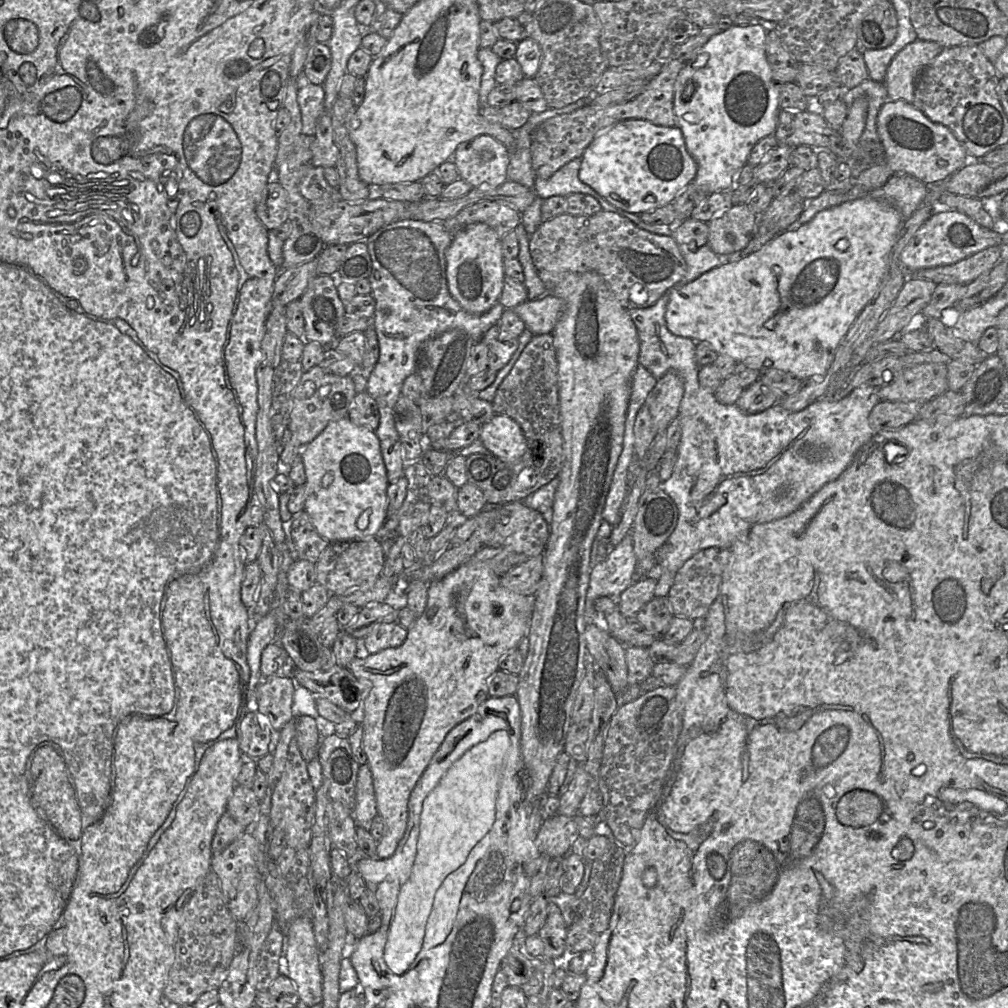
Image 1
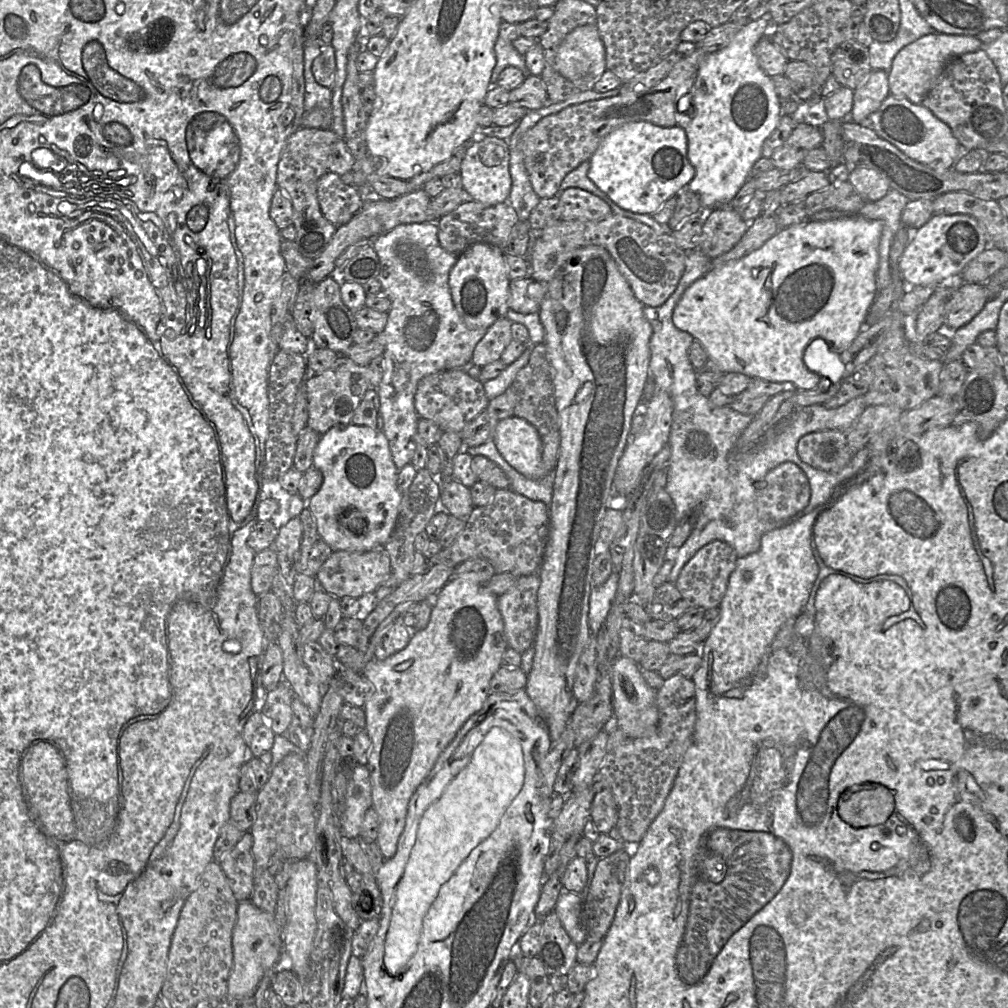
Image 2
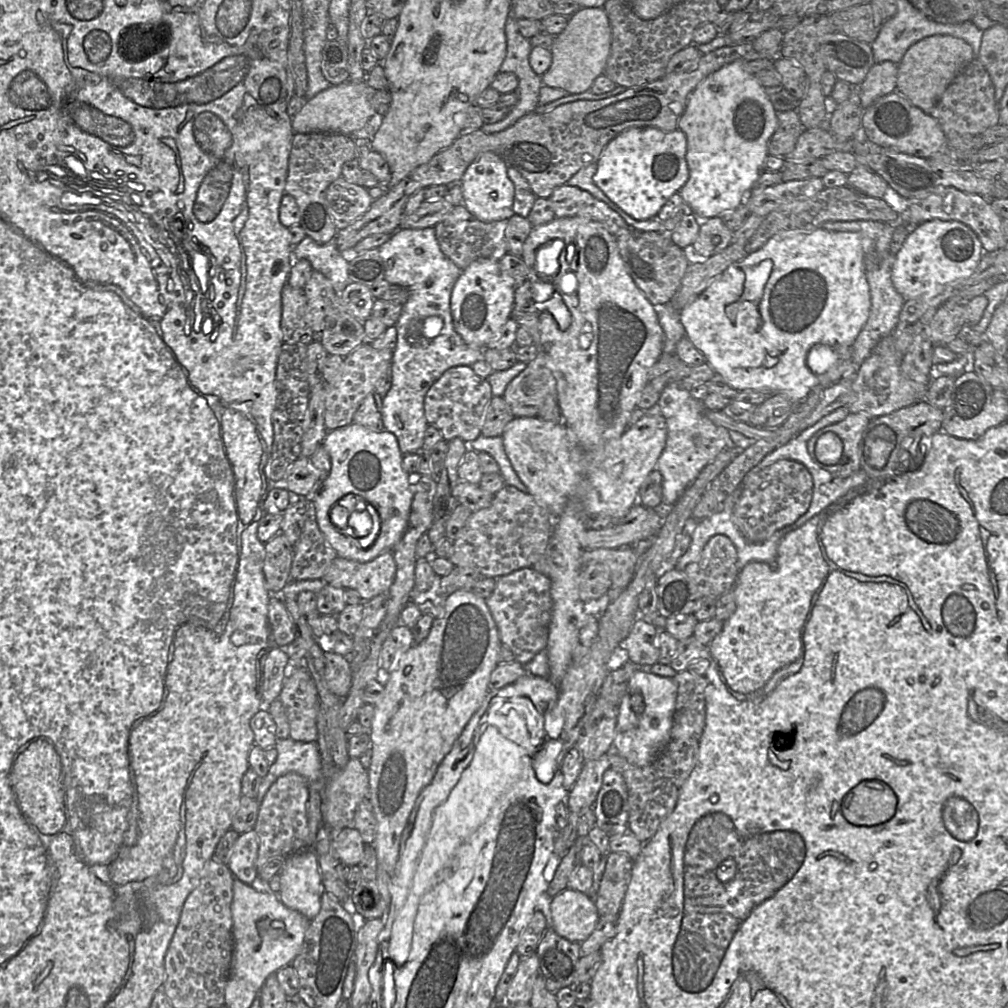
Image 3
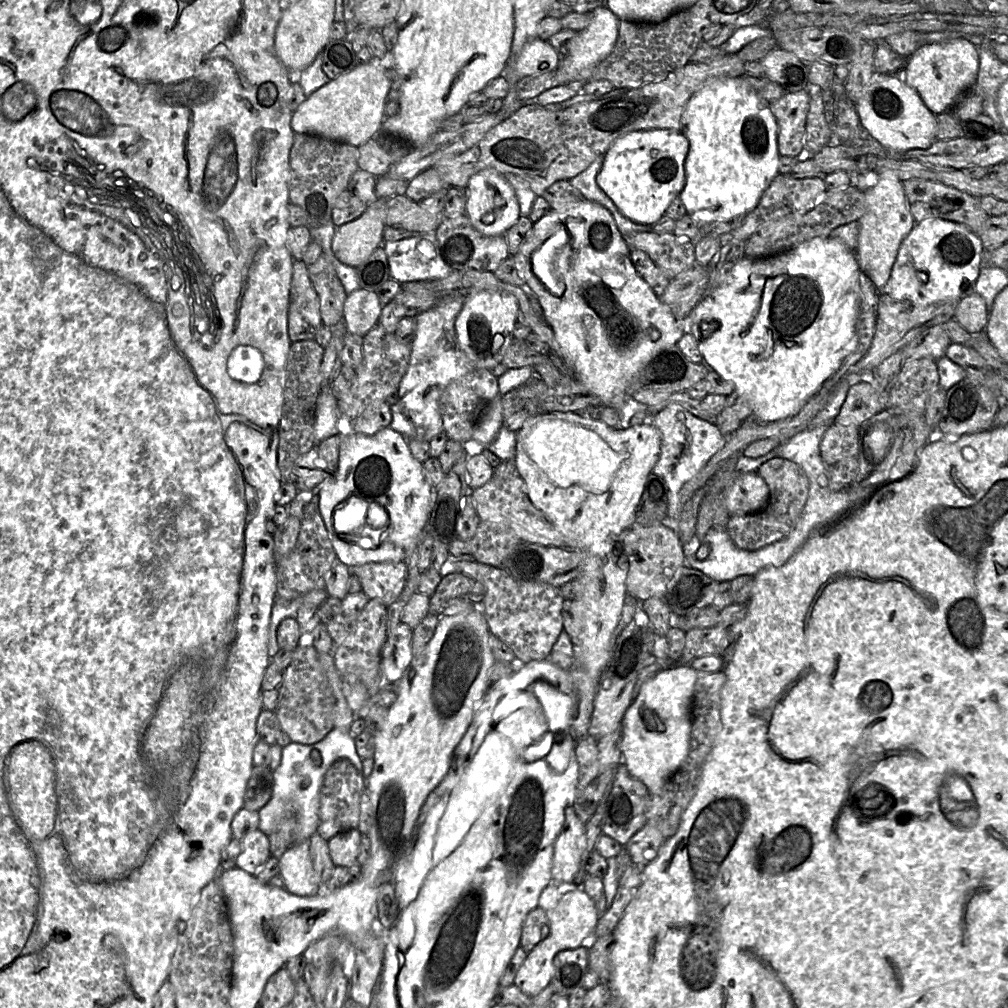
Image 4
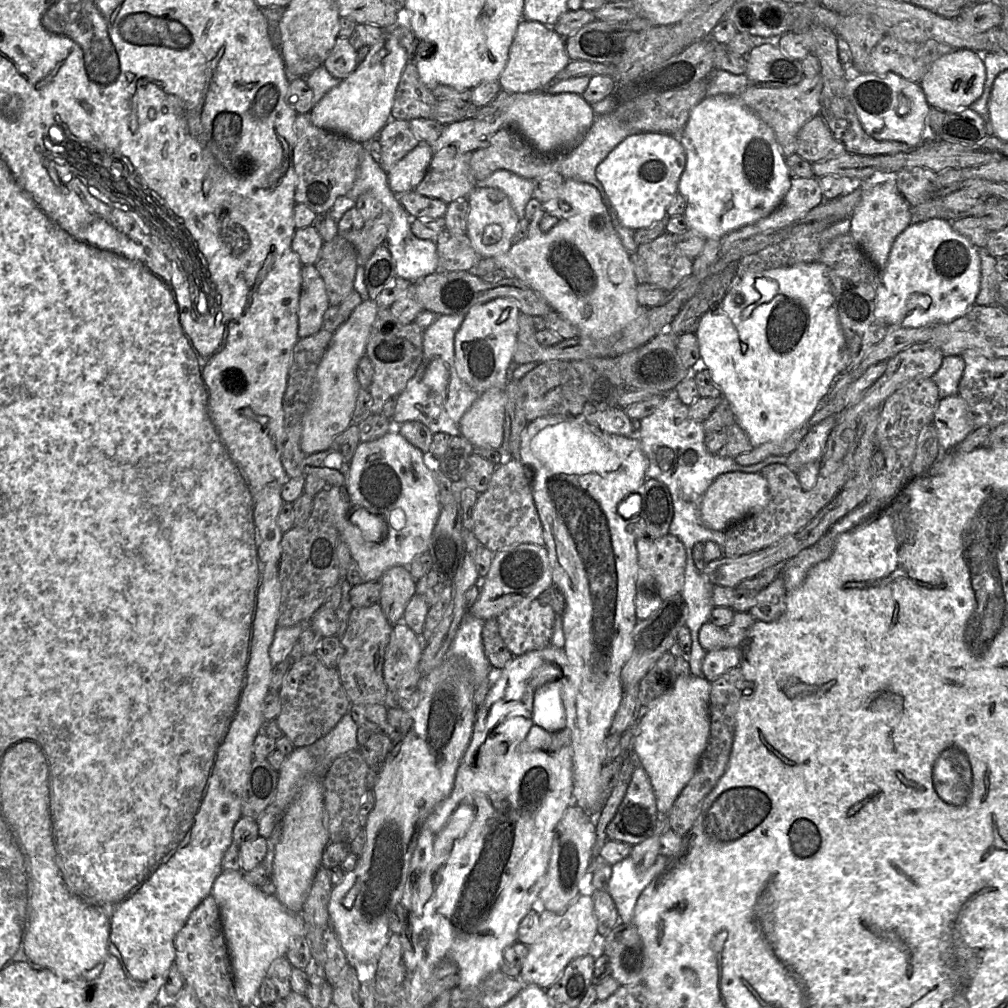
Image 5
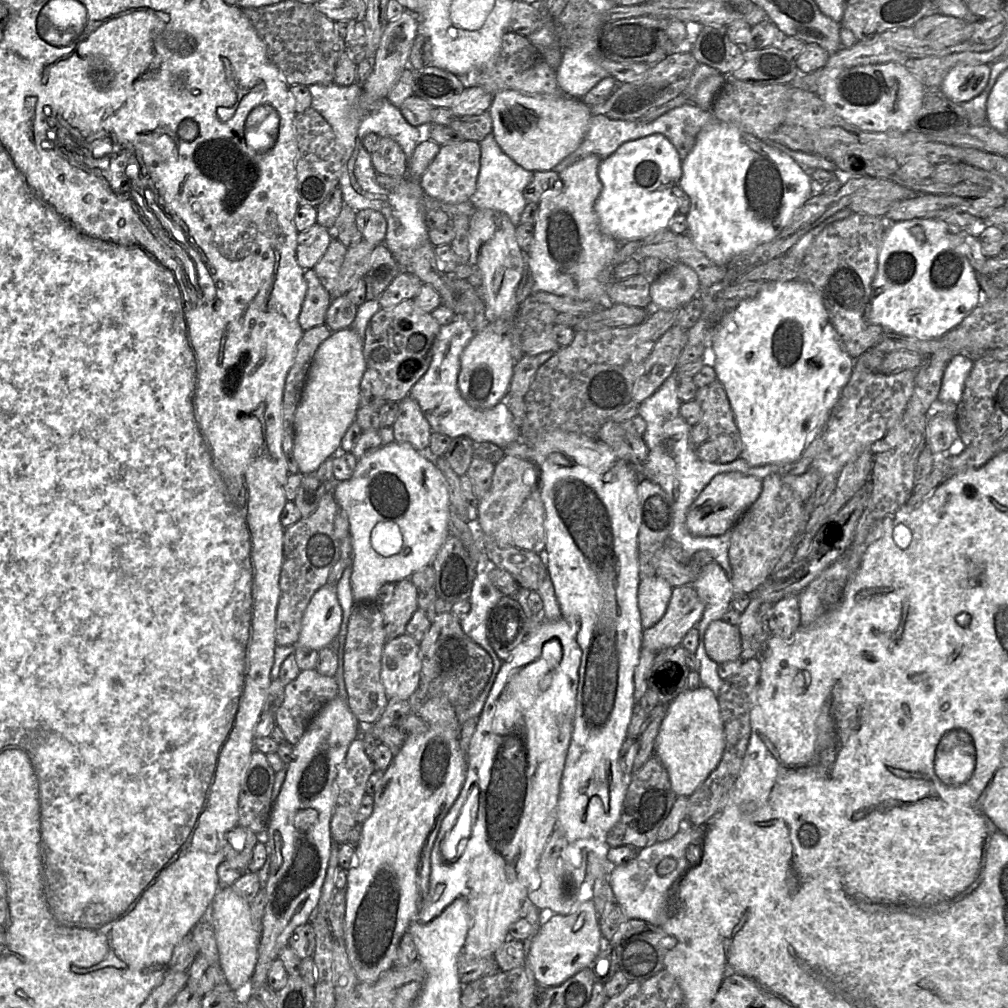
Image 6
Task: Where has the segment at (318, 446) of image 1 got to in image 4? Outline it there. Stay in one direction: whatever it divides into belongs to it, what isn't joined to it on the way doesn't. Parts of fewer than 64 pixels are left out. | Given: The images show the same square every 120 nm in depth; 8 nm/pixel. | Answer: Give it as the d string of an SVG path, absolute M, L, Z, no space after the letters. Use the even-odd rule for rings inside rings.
M390 427L384 428L373 435L356 434L348 432L343 435L340 444L339 460L335 475L317 487L319 495L319 508L329 538L336 552L337 559L348 567L364 565L367 563L399 562L405 561L409 555L417 550L418 544L428 535L425 526L428 522L435 501L435 490L426 481L423 473L423 464L417 461L411 454L408 439L401 433ZM349 497L361 498L370 504L370 509L375 508L382 512L382 531L376 536L375 542L368 541L370 549L365 549L361 543L368 537L359 535L358 532L337 532L333 526L333 513L337 506L344 503Z

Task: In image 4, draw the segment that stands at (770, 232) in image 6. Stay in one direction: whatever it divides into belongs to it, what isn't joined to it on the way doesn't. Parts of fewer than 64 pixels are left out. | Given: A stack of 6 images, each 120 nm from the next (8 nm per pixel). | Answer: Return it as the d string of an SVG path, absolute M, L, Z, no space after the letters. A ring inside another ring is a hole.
M741 76L715 79L696 91L687 102L681 115L680 132L682 132L689 141L689 151L685 160L685 185L680 192L679 197L686 208L687 215L690 216L697 225L704 225L712 222L728 222L750 212L758 205L763 192L779 174L778 164L780 155L777 147L778 125L776 119L770 110L769 104L760 98Z

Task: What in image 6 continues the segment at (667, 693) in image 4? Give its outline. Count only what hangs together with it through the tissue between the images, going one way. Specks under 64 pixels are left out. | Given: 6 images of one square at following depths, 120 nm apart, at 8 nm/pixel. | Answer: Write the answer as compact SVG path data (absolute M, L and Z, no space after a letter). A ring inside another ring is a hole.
M700 686L693 690L685 689L682 693L678 695L678 697L674 701L672 701L667 706L666 715L661 723L659 732L656 737L653 755L658 757L658 759L661 761L661 763L667 770L672 789L676 793L676 795L677 796L690 796L707 779L710 773L717 767L717 765L719 764L722 758L724 748L725 748L724 726L723 726L723 721L721 718L720 708L719 708L716 694L711 689L704 686Z

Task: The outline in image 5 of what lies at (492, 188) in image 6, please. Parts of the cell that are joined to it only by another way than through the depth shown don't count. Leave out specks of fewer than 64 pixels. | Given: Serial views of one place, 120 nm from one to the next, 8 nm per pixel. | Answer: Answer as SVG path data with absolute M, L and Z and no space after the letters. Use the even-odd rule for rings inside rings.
M498 170L479 182L485 187L497 188L509 198L519 219L524 218L525 208L533 194L533 181L507 170Z

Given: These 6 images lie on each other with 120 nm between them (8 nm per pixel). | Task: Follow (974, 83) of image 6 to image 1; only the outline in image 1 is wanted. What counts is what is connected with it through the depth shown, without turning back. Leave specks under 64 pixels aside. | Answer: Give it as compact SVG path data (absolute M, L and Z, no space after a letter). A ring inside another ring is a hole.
M917 39L900 50L886 71L888 100L912 104L918 77L943 48L936 42Z

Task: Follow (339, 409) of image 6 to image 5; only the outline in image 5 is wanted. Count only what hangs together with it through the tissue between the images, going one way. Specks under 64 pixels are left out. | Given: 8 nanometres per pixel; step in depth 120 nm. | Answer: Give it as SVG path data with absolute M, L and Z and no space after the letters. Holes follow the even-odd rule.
M363 300L333 334L317 368L311 400L302 419L300 448L306 454L328 451L334 439L353 422L360 385L356 377L359 361L366 355L366 345L378 313L375 301Z

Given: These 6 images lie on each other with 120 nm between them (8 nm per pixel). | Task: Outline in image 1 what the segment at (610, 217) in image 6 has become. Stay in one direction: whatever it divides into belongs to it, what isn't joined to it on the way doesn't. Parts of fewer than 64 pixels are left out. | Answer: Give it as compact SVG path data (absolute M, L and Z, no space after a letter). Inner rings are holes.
M629 119L615 123L596 135L581 159L579 179L613 206L637 215L673 203L697 173L697 163L686 150L681 130L676 126L657 126L646 120Z

